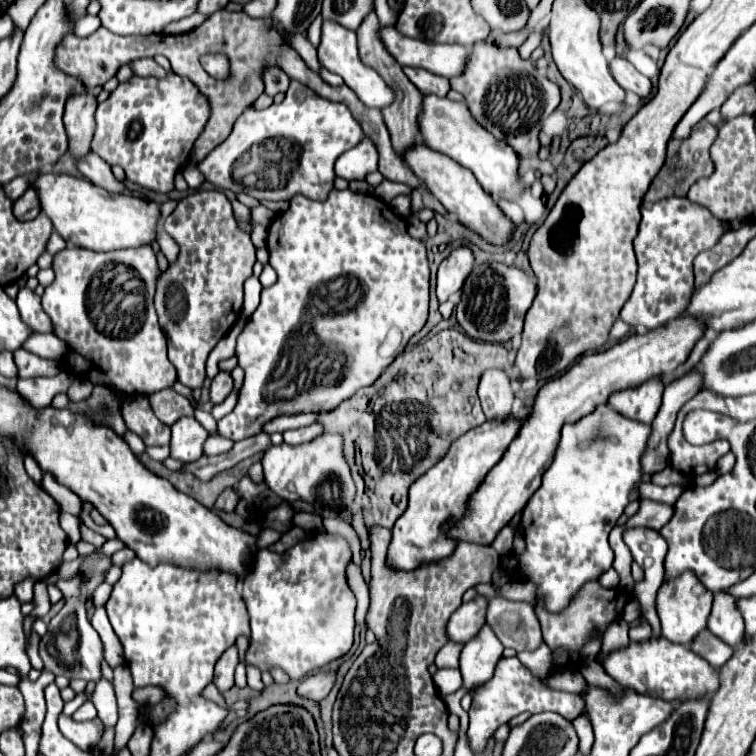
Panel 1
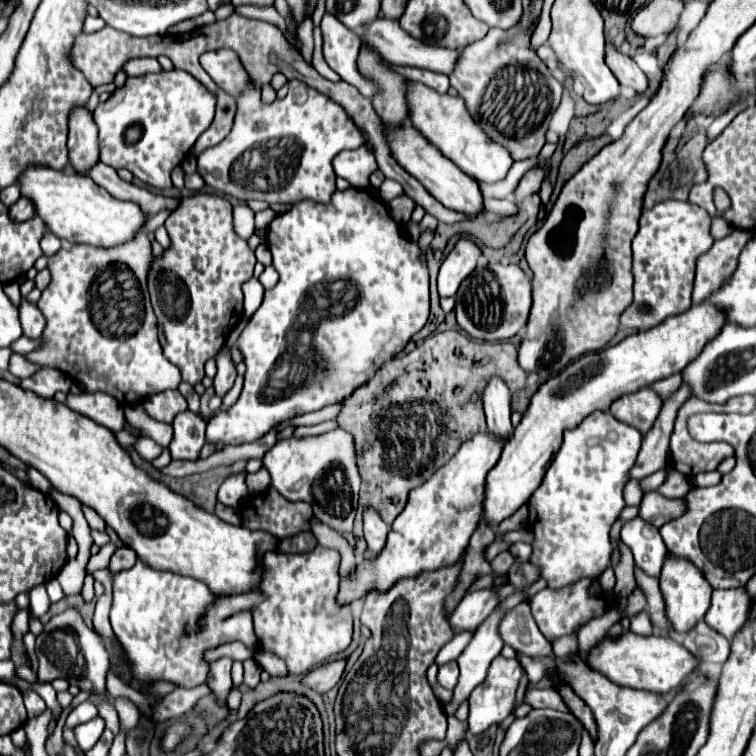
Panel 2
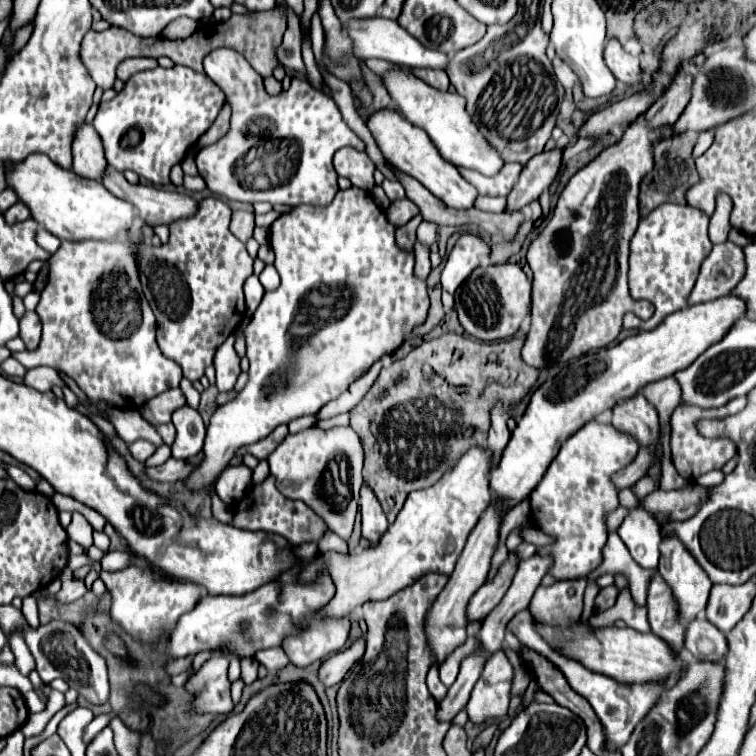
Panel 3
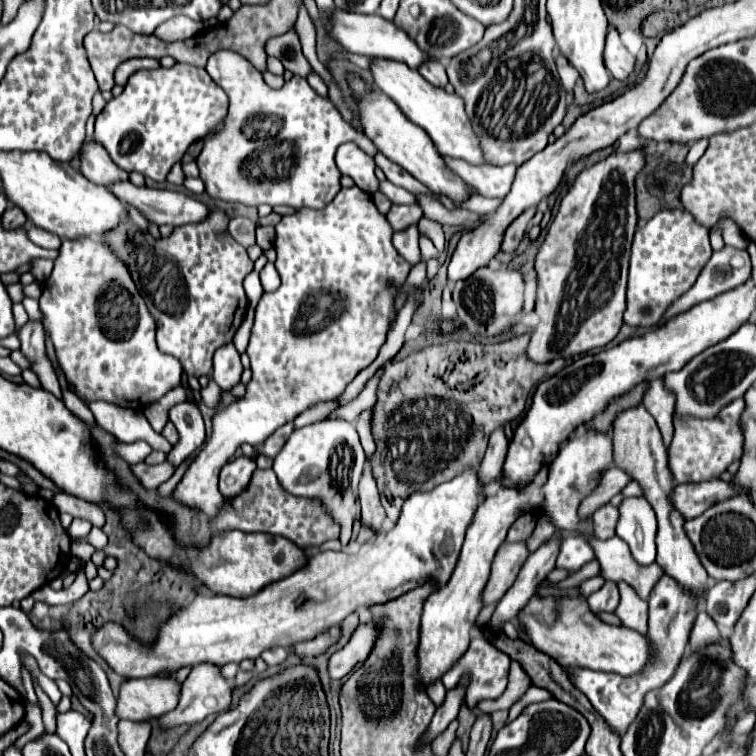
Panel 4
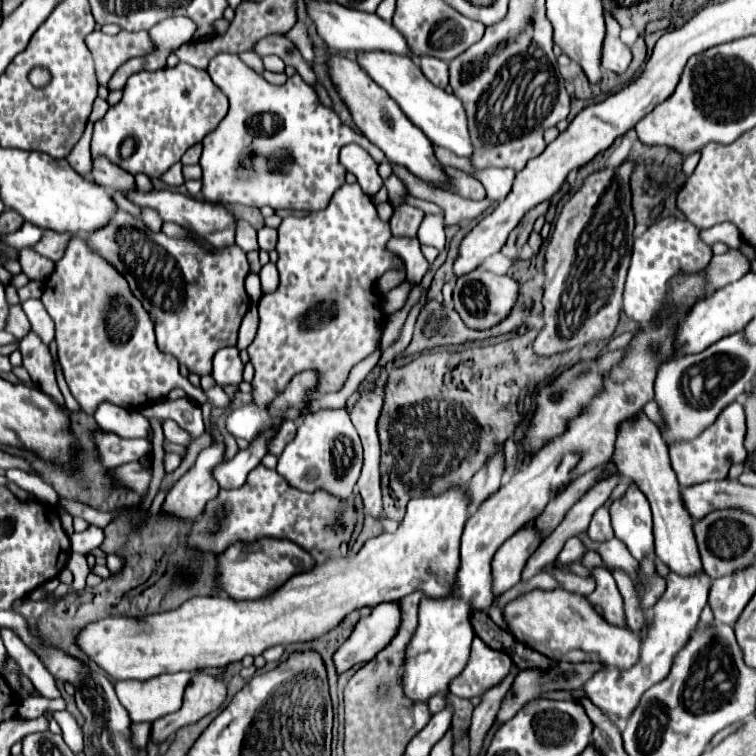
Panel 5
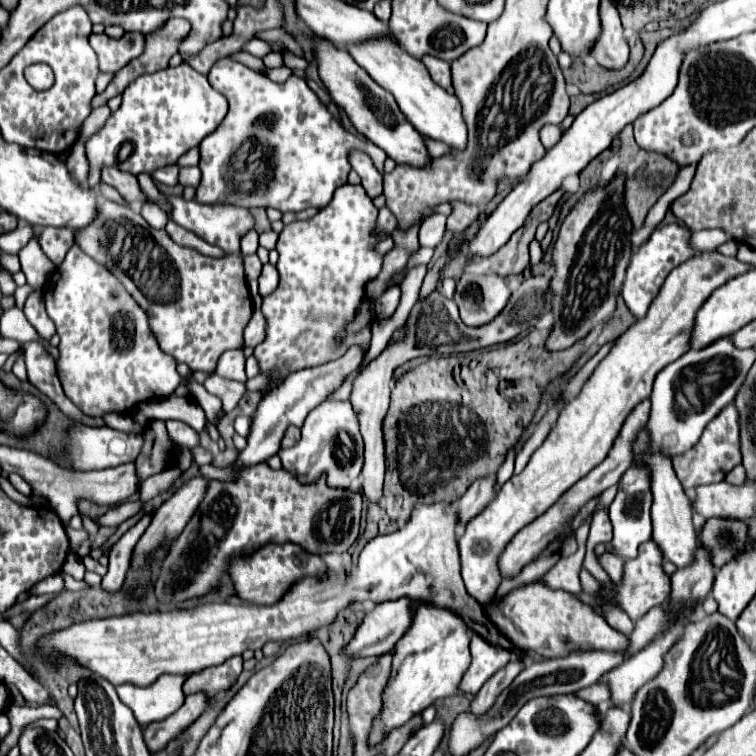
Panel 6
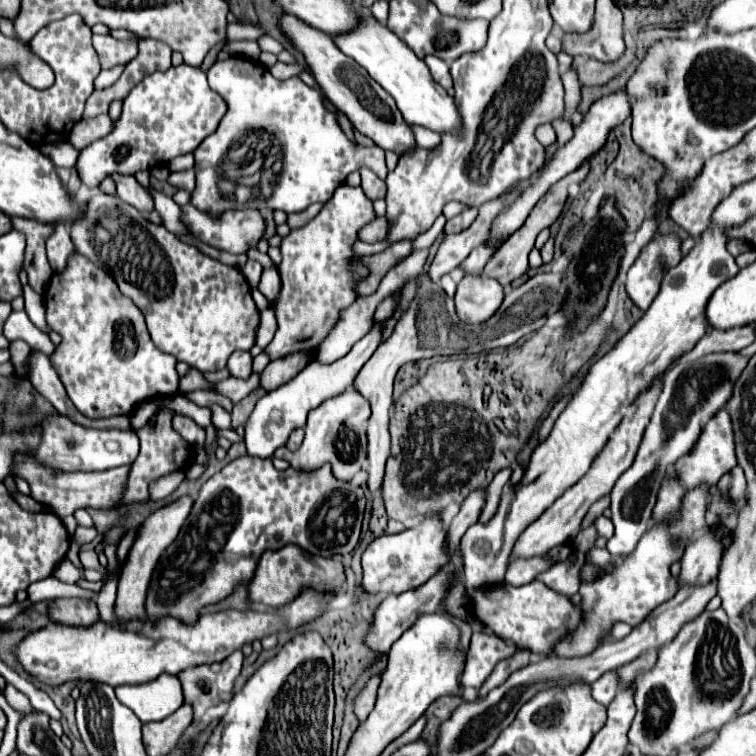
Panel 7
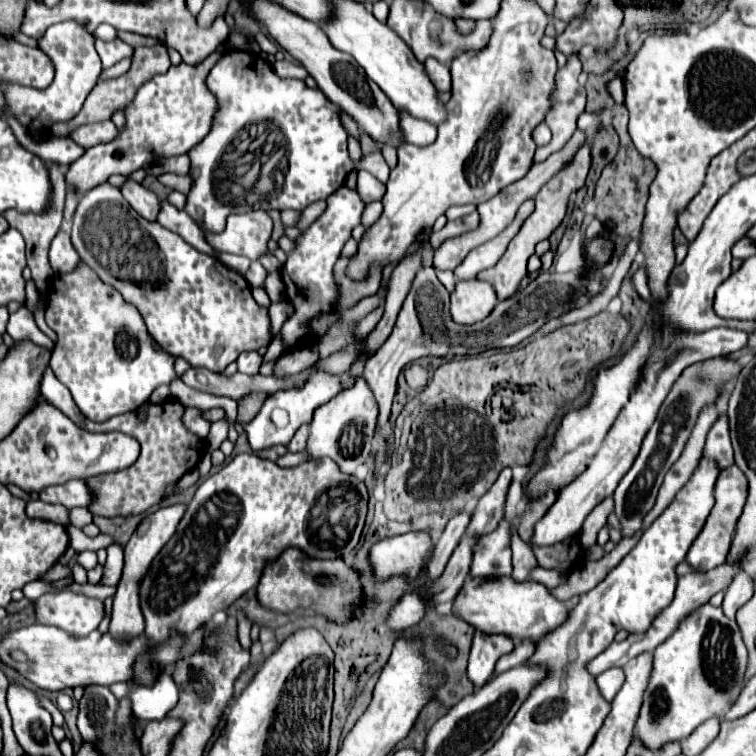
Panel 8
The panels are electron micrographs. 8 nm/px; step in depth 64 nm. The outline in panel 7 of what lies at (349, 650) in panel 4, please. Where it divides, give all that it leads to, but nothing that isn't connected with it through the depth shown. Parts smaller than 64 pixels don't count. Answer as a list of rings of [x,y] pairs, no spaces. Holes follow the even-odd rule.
[[[436,576],[436,580],[428,580],[422,584],[416,592],[402,592],[400,596],[388,596],[374,612],[374,620],[364,636],[364,644],[376,652],[376,654],[386,654],[390,646],[416,622],[416,616],[420,612],[434,612],[440,606],[440,596],[444,596],[444,580]]]

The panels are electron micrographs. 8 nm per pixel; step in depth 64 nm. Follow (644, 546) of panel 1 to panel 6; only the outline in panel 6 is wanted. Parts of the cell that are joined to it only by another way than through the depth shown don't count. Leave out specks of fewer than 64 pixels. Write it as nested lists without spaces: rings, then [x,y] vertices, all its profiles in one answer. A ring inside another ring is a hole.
[[[628,468],[620,480],[620,490],[608,508],[614,526],[614,538],[610,544],[614,546],[618,556],[636,558],[638,548],[652,538],[650,504],[652,504],[652,494],[648,492],[648,476],[644,476],[644,472],[636,472],[636,468]]]

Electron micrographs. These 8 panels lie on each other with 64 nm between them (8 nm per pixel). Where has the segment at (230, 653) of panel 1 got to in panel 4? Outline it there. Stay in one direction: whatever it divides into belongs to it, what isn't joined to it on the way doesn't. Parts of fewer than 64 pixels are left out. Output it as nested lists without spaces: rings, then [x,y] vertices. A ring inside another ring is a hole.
[[[202,662],[184,680],[178,708],[174,708],[172,712],[164,714],[160,718],[160,724],[164,728],[172,728],[172,726],[178,726],[178,724],[184,724],[184,722],[186,724],[194,724],[194,722],[202,722],[210,714],[220,714],[220,712],[226,712],[230,708],[232,708],[232,688],[230,688],[230,682],[222,676],[220,666],[210,664],[210,662]]]

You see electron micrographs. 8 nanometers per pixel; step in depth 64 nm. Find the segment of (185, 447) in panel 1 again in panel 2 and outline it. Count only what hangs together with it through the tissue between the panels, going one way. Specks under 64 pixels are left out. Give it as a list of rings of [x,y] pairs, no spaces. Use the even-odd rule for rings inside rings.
[[[190,410],[174,418],[174,438],[170,442],[172,460],[198,460],[206,442],[206,422]]]

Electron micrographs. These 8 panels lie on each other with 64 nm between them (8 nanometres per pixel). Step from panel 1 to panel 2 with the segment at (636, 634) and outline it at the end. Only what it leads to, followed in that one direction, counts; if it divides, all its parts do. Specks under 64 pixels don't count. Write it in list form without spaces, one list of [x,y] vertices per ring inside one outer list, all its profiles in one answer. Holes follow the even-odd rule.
[[[640,612],[640,614],[636,614],[634,618],[629,620],[629,630],[634,634],[640,634],[640,636],[650,636],[652,634],[652,622],[650,622],[650,616],[646,612]]]

